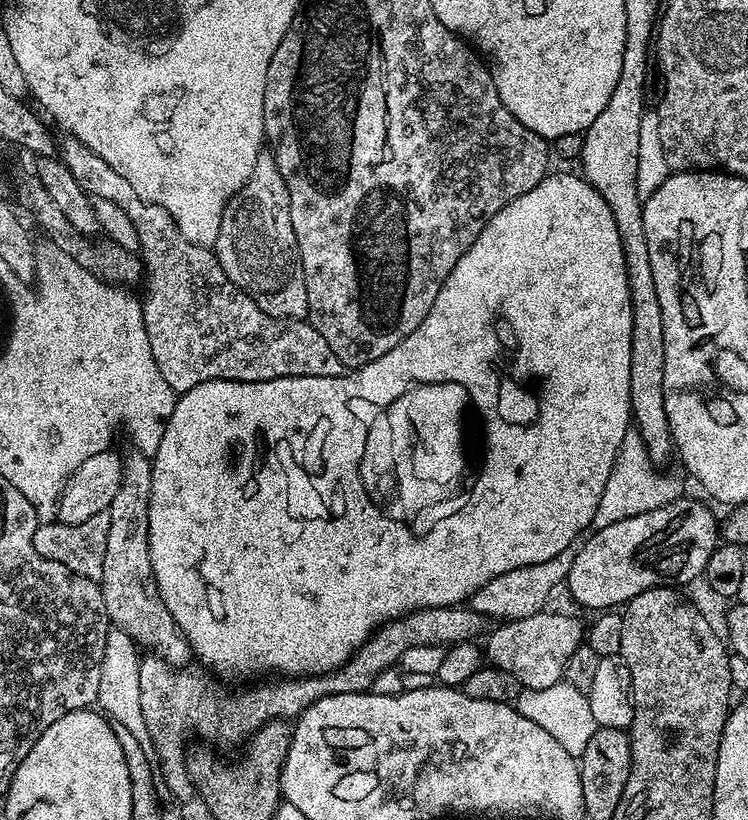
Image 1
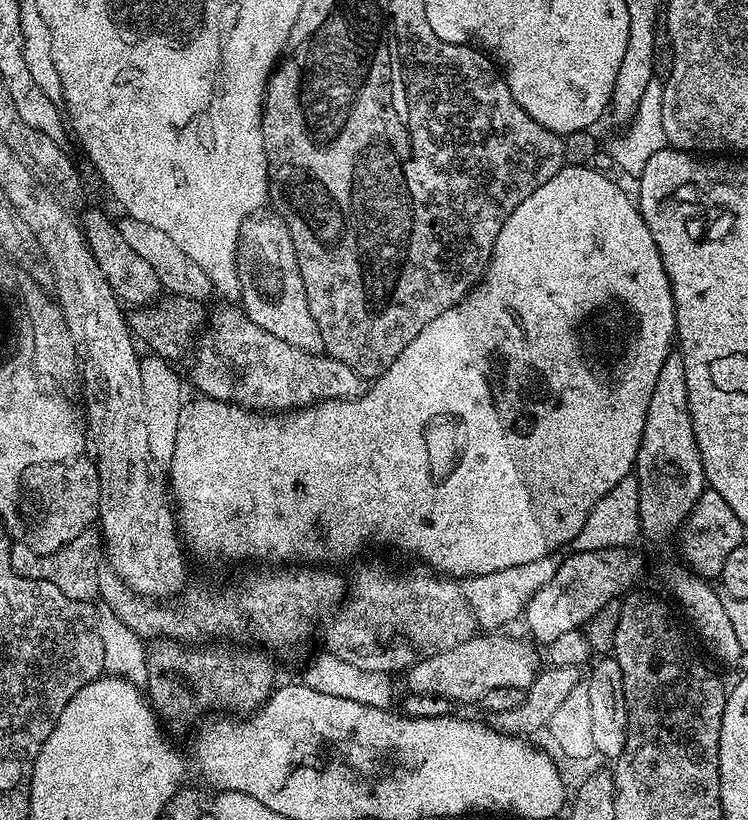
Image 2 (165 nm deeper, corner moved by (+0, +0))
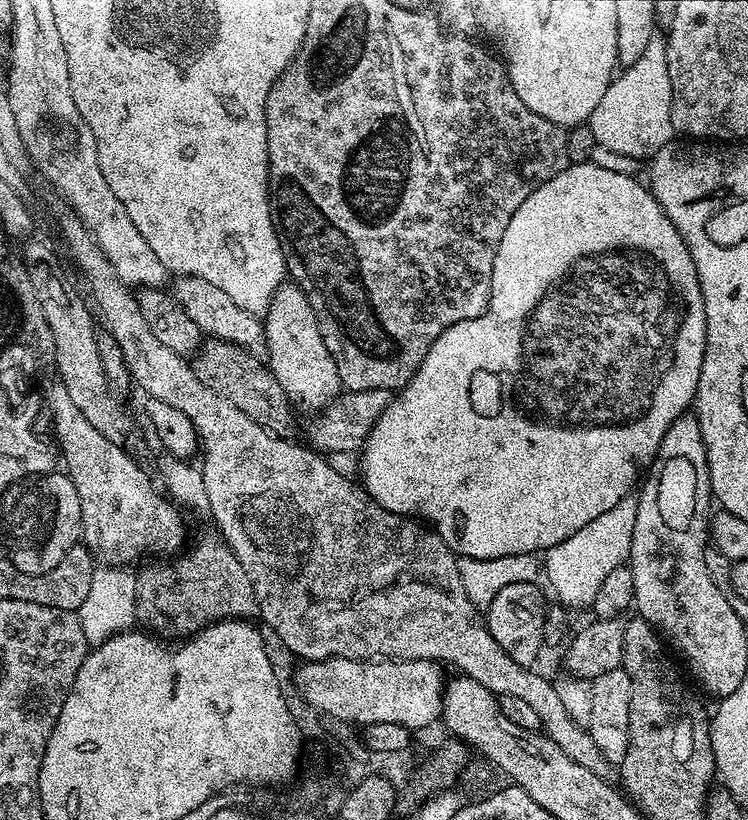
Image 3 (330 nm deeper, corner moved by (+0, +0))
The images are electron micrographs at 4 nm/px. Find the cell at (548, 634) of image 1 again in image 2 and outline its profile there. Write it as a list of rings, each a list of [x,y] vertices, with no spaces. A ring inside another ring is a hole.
[[[477,634],[453,649],[413,664],[406,672],[407,691],[439,697],[456,705],[483,701],[484,695],[494,690],[494,686],[528,689],[542,668],[541,653],[540,656],[536,653],[537,645],[531,639],[519,640],[516,636],[504,635],[508,634]]]

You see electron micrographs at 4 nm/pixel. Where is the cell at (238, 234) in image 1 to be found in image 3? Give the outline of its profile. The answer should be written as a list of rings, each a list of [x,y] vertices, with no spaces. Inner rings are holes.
[[[285,282],[272,296],[268,311],[263,313],[264,348],[268,352],[266,367],[282,386],[293,405],[323,410],[340,395],[342,385],[338,378],[338,366],[322,342],[322,330],[318,330],[318,318],[306,298],[306,294],[296,284]]]

